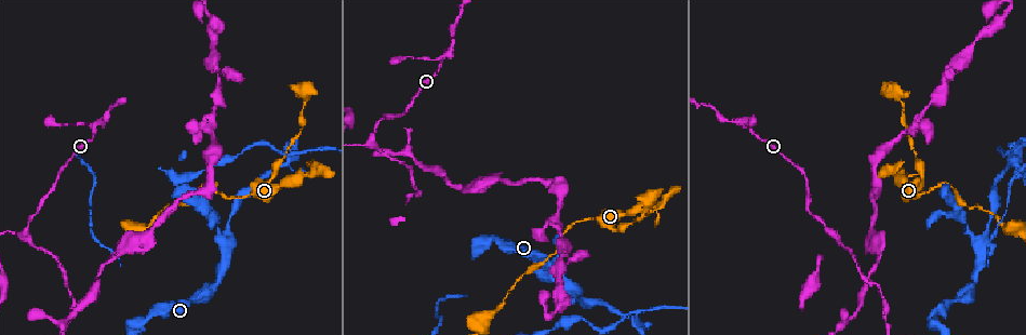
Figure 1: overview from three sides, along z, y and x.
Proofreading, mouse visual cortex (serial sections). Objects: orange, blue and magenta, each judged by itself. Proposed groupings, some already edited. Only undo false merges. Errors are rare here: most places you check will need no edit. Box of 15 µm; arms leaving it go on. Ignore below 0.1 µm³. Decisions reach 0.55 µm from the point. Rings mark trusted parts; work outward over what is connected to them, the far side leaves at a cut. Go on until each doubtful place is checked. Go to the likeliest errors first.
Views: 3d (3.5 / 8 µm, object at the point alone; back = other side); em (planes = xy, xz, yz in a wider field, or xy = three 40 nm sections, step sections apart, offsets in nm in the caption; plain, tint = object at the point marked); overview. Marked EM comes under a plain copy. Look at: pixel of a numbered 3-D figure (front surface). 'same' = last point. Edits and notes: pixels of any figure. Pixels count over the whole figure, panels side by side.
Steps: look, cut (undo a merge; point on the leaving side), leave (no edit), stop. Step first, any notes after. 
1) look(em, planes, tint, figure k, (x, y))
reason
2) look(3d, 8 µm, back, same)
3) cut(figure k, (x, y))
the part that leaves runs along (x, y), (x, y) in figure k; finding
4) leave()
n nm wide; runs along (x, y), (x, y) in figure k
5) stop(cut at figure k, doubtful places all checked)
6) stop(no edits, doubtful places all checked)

look(3d, 3.5 µm, figure 1, (634, 314))
a fork

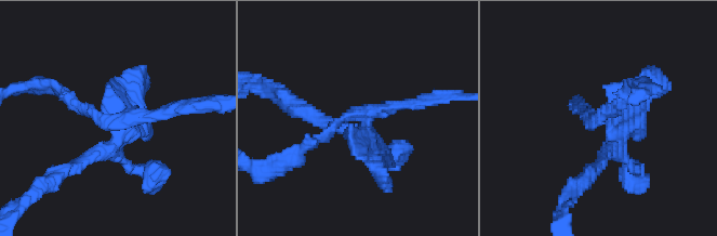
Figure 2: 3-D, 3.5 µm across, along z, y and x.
look(em, xy, step 1, tint, figure 2, (124, 119))

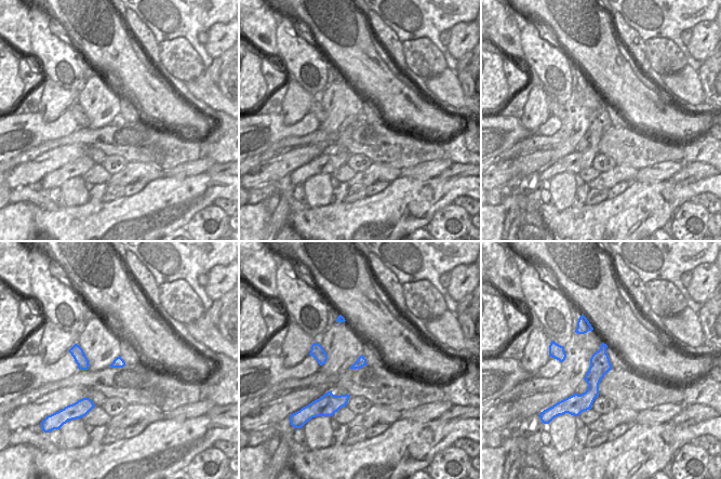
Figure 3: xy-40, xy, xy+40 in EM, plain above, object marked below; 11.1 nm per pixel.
cut(figure 2, (155, 115))
the part that leaves runs along (123, 119), (106, 122), (43, 82) in figure 2; two cells meet here

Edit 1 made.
look(overview)

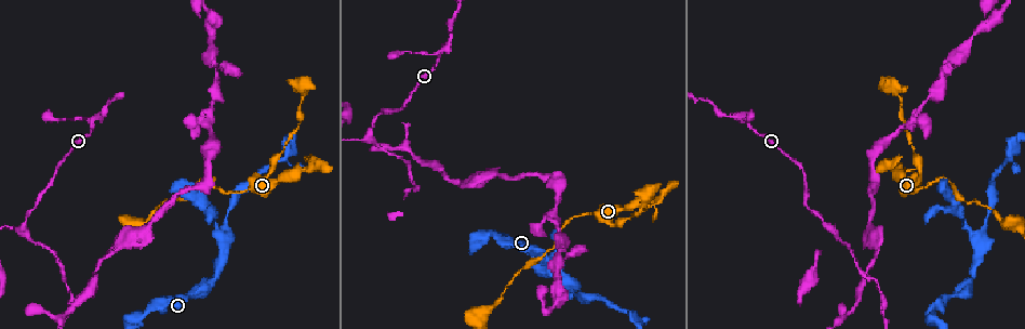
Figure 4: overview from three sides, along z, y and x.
look(3d, 3.5 µm, figure 4, (831, 229))
branch point

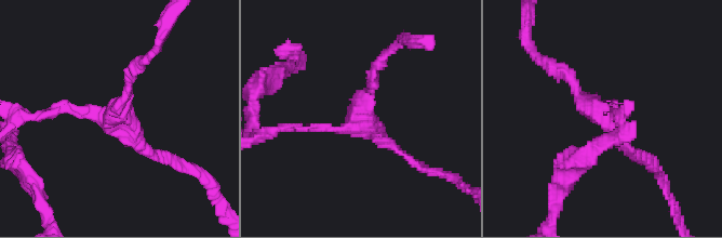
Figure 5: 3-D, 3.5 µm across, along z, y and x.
leave()
3 arms; arms of 100, 150, 200 nm; runs along (552, 67), (638, 157) in figure 5; continuous, no second cell

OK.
look(3d, 8 µm, figure 4, (443, 49))
sharp bend

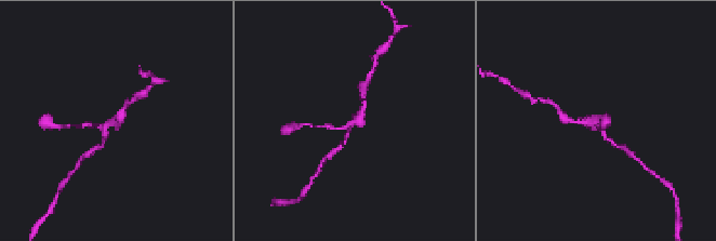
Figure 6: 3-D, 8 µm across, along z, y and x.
look(em, xy, step 1, tint, figure 6, (355, 119))
now the EM

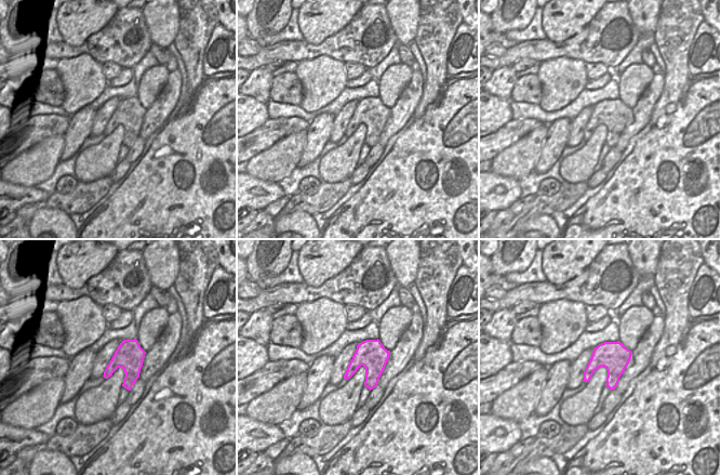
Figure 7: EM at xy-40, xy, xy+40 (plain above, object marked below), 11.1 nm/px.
leave()
runs along (613, 143), (599, 121), (571, 121) in figure 6; all the same cell

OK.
look(3d, 3.5 µm, figure 4, (972, 236))
two arms in line, one across

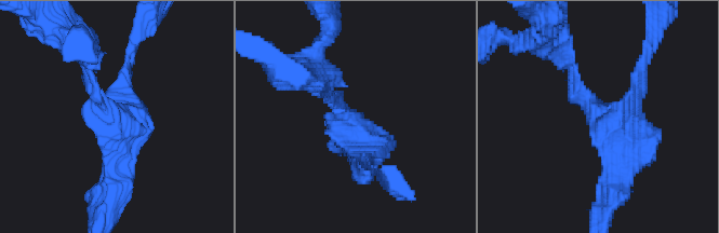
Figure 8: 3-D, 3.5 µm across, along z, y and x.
look(em, xy, step 3, tint, figure 8, (353, 125))
3 arms; arms of 150, 200, 400 nm; shape alone is not enough

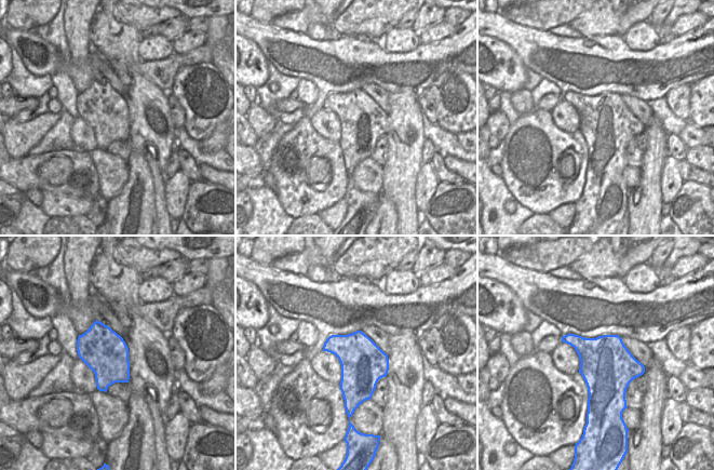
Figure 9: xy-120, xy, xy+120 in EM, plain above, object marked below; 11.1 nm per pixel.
look(em, xy, step 1, tint, same)

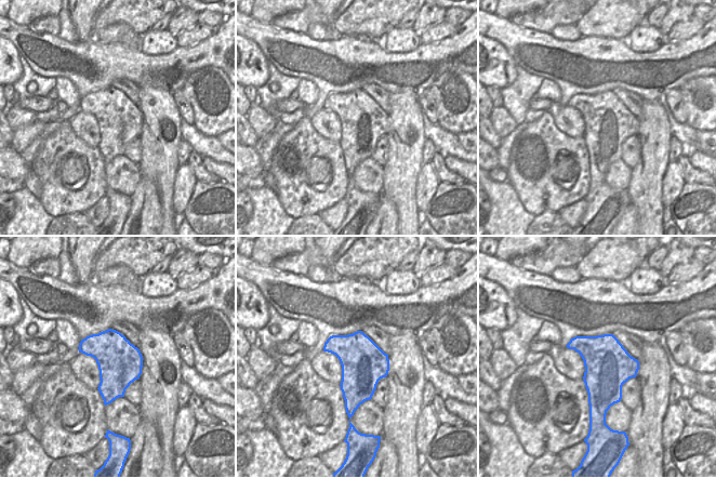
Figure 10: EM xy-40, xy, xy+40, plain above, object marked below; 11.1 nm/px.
leave()
500 nm wide; runs along (608, 194), (621, 125), (576, 79) in figure 8; all the same cell

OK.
look(3d, 3.5 µm, figure 4, (892, 88))
abrupt turn

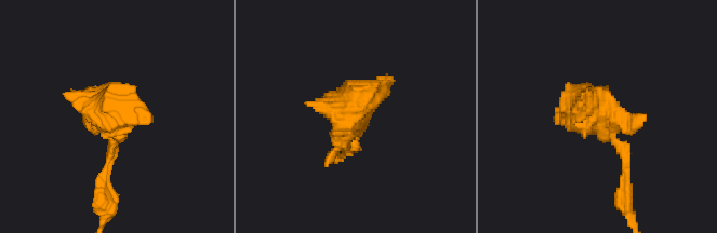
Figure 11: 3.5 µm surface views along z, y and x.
look(em, xy, step 5, tint, figure 11, (110, 123))
need the tissue

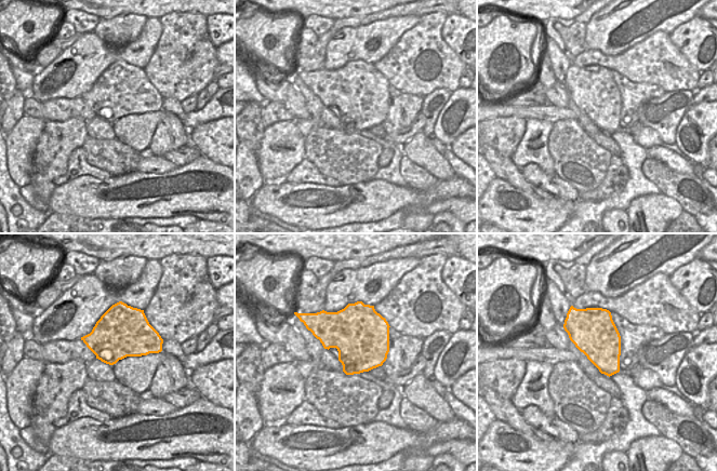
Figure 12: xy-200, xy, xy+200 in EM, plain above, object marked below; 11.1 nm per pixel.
leave()
continuous, no second cell

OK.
stop(cut at figure 2, doubtful places all checked)

